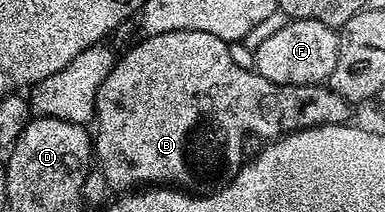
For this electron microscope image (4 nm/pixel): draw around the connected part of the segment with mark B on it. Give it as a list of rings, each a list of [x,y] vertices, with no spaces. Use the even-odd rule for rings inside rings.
[[[163,31],[159,35],[145,35],[140,38],[134,49],[129,49],[125,54],[118,56],[113,62],[113,69],[103,79],[103,83],[97,92],[97,112],[95,114],[95,157],[101,160],[100,173],[105,176],[110,190],[137,191],[142,187],[172,187],[184,189],[194,195],[204,195],[216,188],[219,183],[228,183],[236,173],[241,170],[245,153],[245,136],[254,133],[264,139],[276,139],[284,133],[296,133],[298,129],[310,129],[316,125],[344,125],[350,120],[350,102],[340,97],[335,90],[330,89],[328,84],[316,84],[305,86],[283,86],[269,82],[254,71],[252,68],[244,69],[231,59],[229,54],[230,42],[219,39],[207,31]]]

